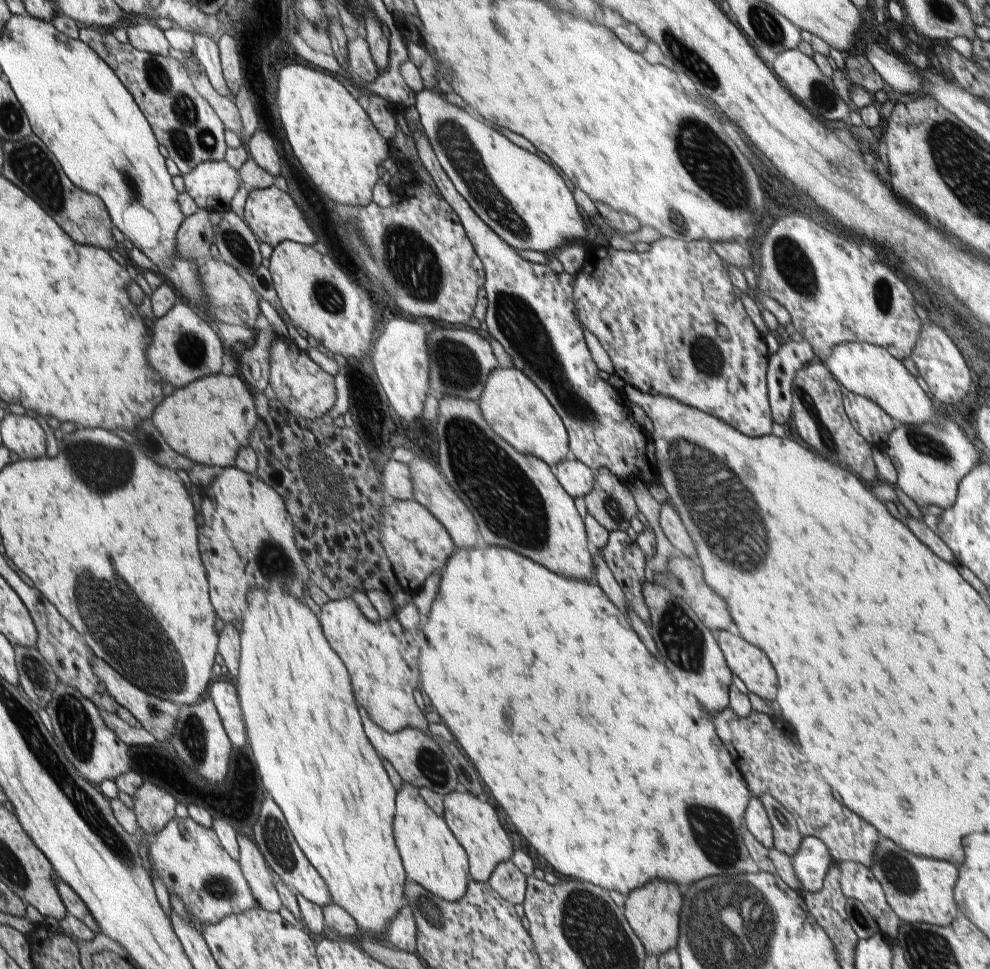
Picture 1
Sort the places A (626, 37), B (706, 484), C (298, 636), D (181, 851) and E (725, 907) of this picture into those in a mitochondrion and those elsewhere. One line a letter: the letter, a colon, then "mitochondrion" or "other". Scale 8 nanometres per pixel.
A: other
B: mitochondrion
C: other
D: other
E: mitochondrion

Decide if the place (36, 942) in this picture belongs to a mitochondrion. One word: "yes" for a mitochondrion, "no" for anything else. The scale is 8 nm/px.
no

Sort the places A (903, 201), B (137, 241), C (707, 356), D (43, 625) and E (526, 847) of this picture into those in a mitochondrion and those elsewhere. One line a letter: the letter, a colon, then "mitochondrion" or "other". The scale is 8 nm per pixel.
A: other
B: other
C: mitochondrion
D: other
E: other

